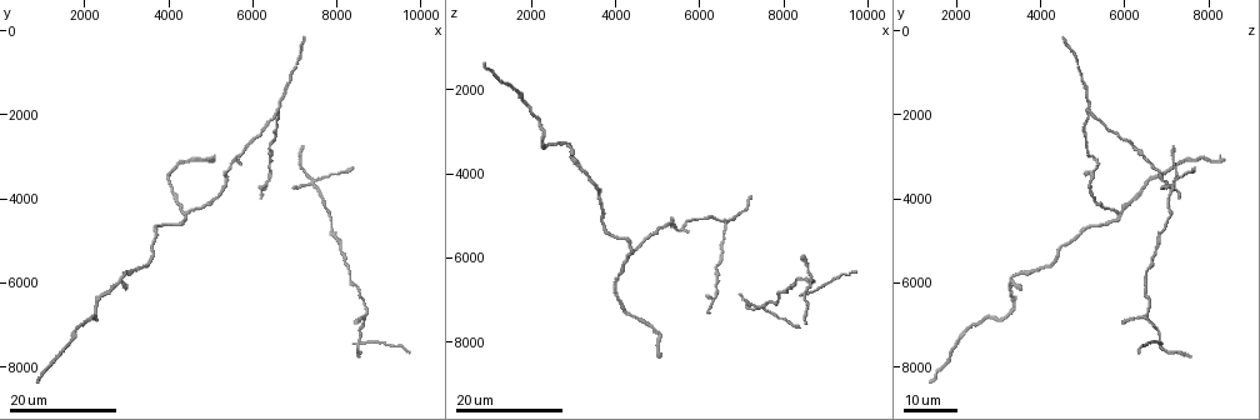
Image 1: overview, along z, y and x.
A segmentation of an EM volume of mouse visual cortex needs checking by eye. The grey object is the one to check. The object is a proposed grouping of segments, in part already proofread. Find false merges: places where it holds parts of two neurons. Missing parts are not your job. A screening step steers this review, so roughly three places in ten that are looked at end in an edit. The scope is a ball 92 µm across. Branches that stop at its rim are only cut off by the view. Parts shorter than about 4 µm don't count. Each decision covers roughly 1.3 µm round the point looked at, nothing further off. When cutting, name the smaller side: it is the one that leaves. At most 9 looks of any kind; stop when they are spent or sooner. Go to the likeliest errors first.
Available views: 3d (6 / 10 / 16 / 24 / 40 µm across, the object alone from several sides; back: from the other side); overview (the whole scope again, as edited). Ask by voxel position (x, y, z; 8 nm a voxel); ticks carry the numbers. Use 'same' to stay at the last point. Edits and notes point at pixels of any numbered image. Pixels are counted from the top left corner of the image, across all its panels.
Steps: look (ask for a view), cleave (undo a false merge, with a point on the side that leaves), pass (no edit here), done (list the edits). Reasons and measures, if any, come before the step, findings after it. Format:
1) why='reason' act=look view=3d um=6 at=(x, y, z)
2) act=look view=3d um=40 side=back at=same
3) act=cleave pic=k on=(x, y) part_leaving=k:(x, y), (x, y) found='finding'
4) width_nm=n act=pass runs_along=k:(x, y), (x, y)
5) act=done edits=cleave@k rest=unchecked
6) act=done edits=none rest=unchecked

why='four arms meet' act=look view=3d um=24 at=(7400, 3700, 7200)

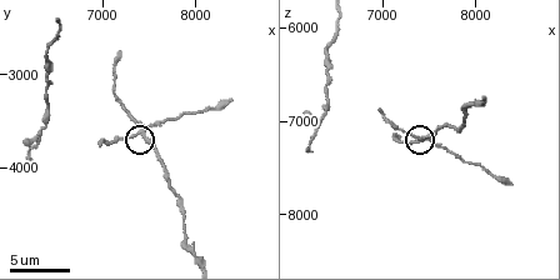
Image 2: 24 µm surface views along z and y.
why='zoom in' act=look view=3d um=10 at=(7450, 3650, 7150)

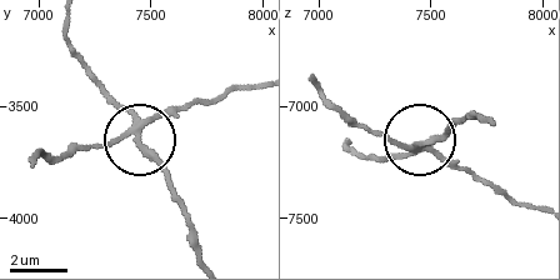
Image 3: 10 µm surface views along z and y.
arms=4 act=cleave pic=3 on=(168, 106) part_leaving=3:(136, 130), (256, 86) found='two neurons meet here'

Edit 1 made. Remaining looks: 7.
why='see it whole again' act=look view=overview

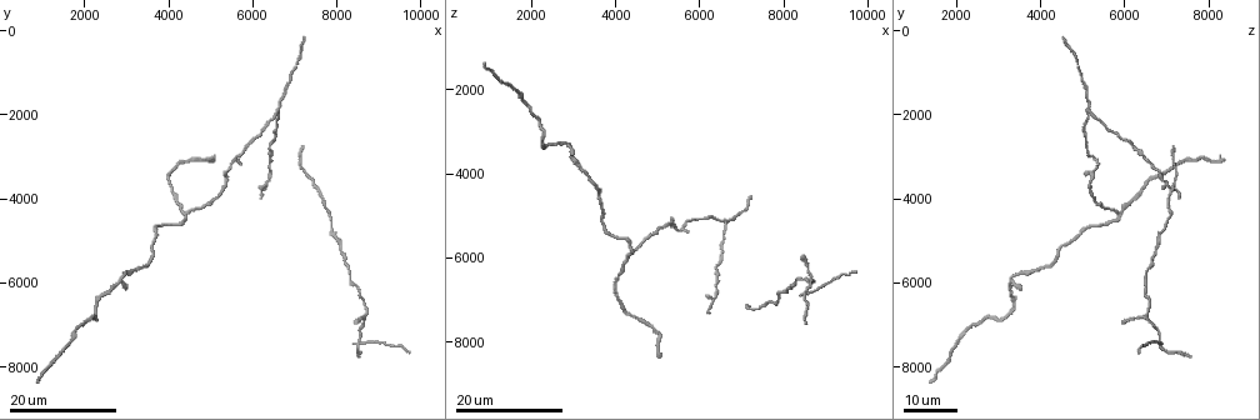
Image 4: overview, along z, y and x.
why='four arms meet' act=look view=3d um=24 at=(8550, 7450, 6900)

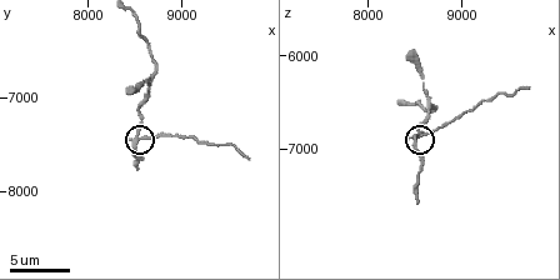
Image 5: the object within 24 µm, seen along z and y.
act=look view=3d um=10 at=(8600, 7450, 6850)

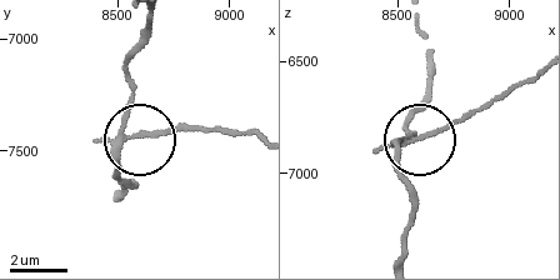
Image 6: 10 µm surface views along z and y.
width_nm=180 act=cleave pic=6 on=(158, 133) found='two neurons meet here'

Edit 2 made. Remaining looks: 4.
why='redraw' act=look view=overview

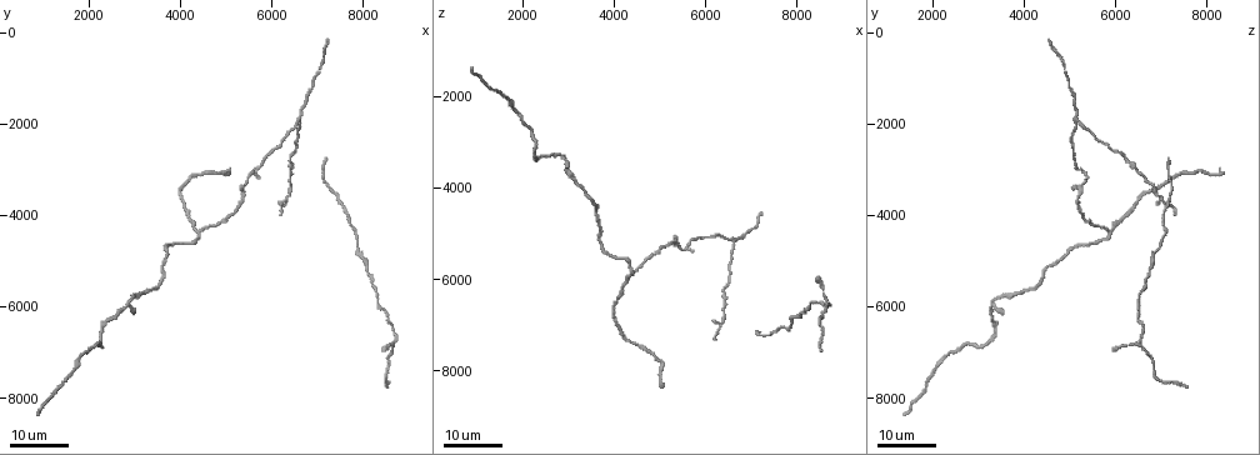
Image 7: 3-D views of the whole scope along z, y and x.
why='looks like a crossing' act=look view=3d um=16 at=(6650, 2000, 5150)

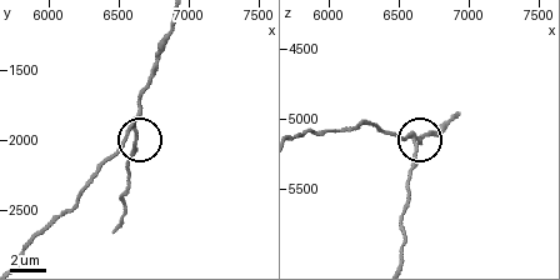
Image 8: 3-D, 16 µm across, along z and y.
act=look view=3d um=6 at=(6620, 1960, 5180)

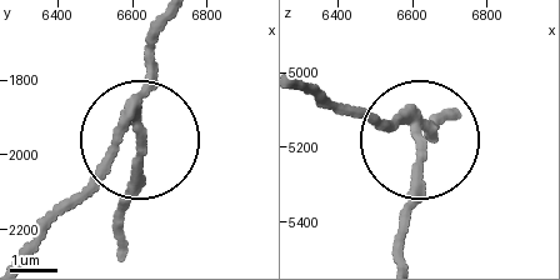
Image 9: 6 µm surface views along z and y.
act=cleave pic=9 on=(139, 165) part_leaving=9:(141, 113), (141, 169), (118, 240) found='two neurons meet here'

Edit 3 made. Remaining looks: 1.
act=done edits=cleave@3,cleave@6,cleave@9 rest=unchecked

